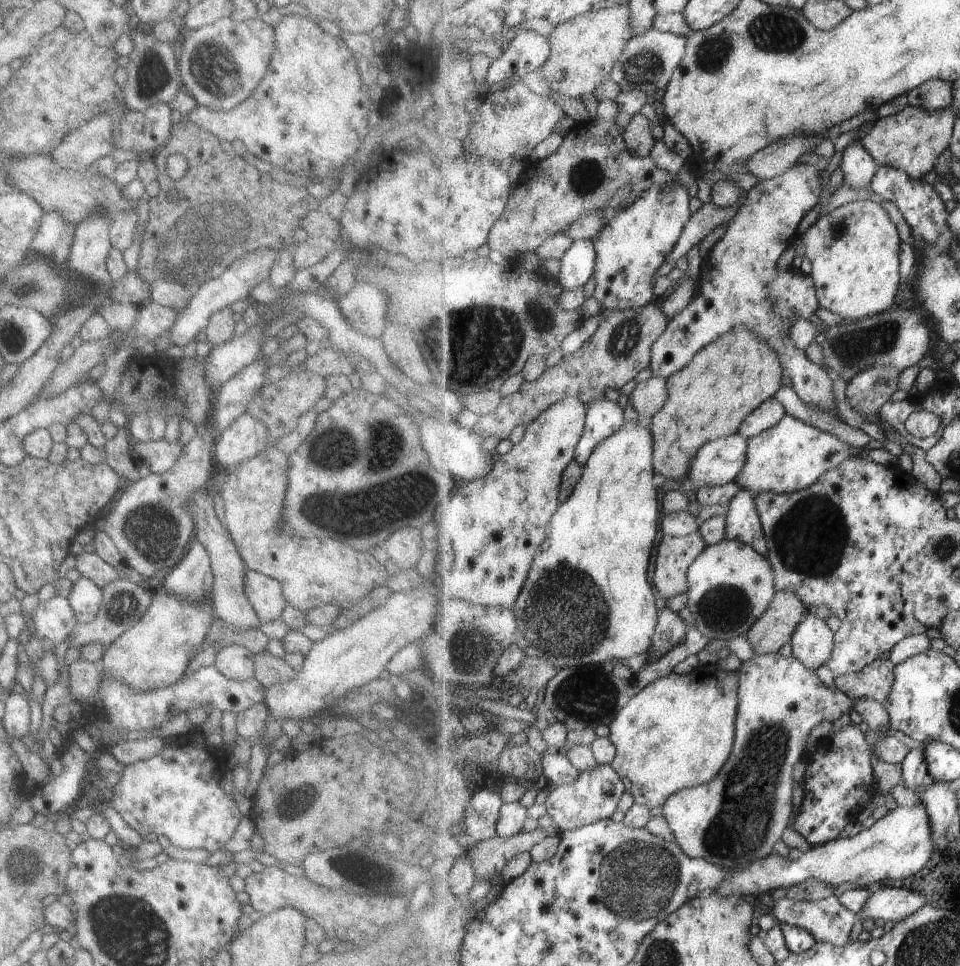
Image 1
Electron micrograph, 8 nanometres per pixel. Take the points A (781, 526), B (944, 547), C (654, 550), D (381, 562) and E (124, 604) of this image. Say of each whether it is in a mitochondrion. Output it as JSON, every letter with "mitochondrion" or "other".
{"A":"mitochondrion","B":"mitochondrion","C":"other","D":"other","E":"mitochondrion"}

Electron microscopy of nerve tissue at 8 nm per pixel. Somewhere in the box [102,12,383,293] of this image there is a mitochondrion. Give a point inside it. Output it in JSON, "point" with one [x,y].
{"point":[210,72]}

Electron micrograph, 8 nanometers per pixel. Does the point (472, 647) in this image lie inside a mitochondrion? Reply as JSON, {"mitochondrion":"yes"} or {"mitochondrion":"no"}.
{"mitochondrion":"yes"}

